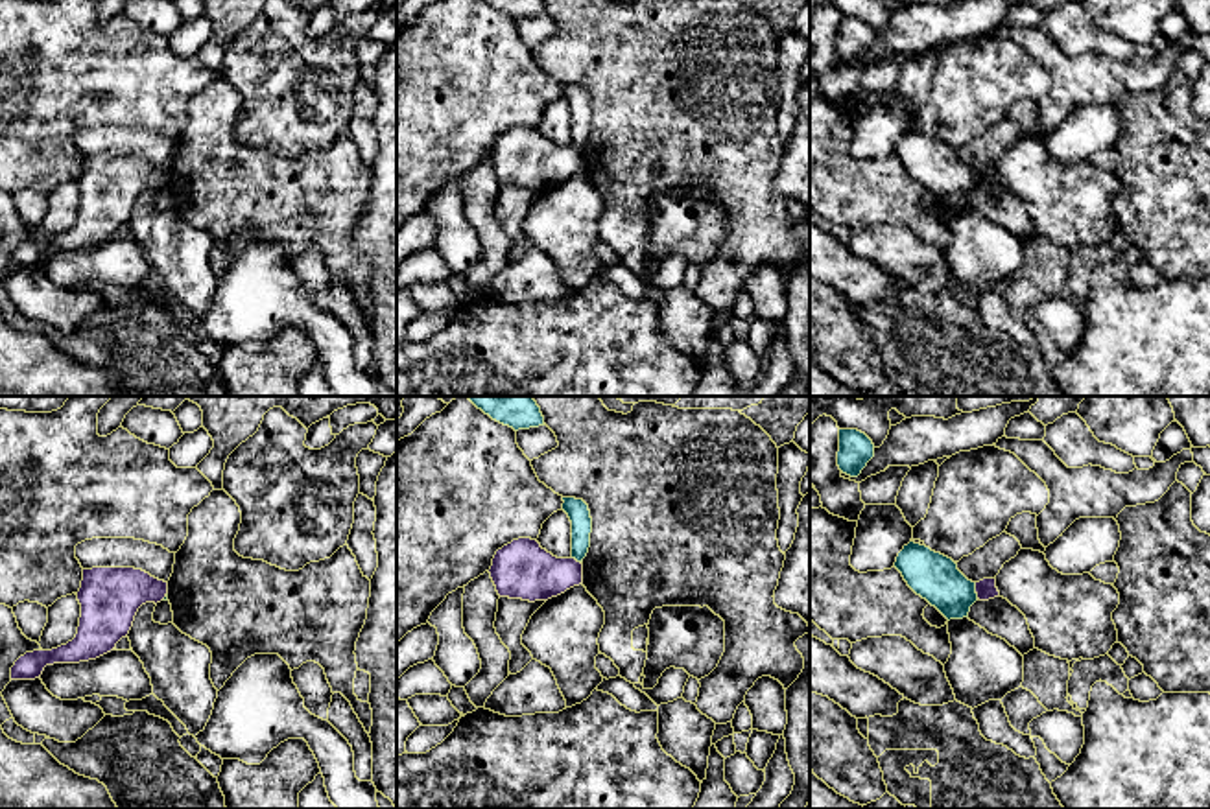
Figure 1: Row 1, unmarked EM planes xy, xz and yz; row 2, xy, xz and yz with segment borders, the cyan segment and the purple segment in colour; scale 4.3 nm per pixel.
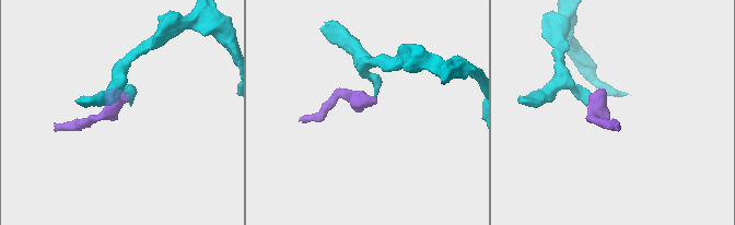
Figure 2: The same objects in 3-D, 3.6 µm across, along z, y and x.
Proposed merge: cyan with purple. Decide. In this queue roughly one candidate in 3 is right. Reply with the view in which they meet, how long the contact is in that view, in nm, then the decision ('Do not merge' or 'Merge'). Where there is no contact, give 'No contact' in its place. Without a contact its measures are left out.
Touches cyan in yz. Shared border 70 nm. Do not merge

